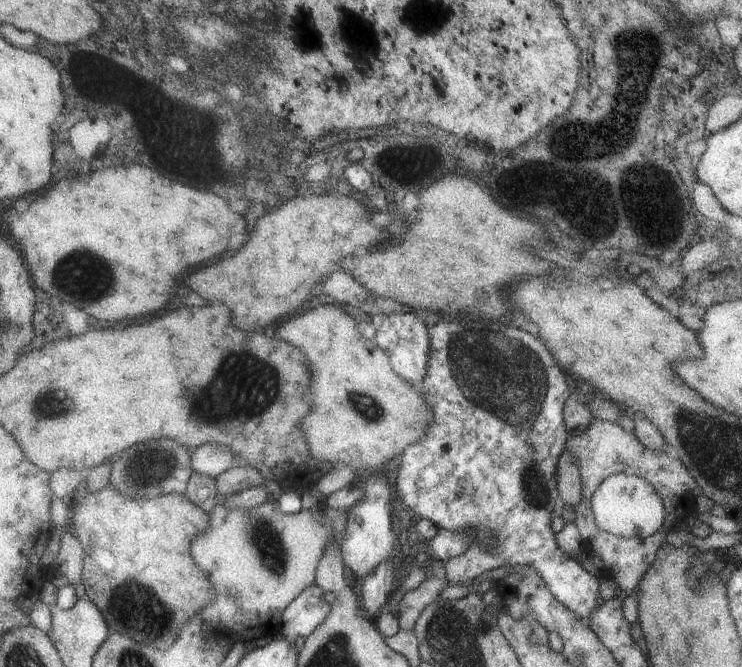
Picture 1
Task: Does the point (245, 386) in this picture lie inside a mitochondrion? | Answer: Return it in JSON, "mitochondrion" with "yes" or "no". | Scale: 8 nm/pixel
{"mitochondrion":"yes"}

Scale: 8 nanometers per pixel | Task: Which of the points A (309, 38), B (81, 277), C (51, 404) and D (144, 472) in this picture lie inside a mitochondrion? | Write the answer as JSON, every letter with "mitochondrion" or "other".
{"A":"other","B":"mitochondrion","C":"mitochondrion","D":"mitochondrion"}

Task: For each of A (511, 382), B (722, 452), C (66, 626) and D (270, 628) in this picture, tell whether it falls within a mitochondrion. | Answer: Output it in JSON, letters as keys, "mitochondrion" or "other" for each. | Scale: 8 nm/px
{"A":"mitochondrion","B":"mitochondrion","C":"other","D":"other"}

